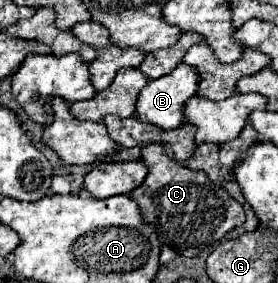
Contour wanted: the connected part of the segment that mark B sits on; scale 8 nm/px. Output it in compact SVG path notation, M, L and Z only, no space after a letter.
M184 63L178 65L170 75L164 75L160 79L150 81L140 91L140 97L136 103L136 117L144 123L158 125L166 131L178 129L184 123L184 103L198 93L198 81L200 81L200 77L198 77L196 69L192 69L190 65L184 65Z

